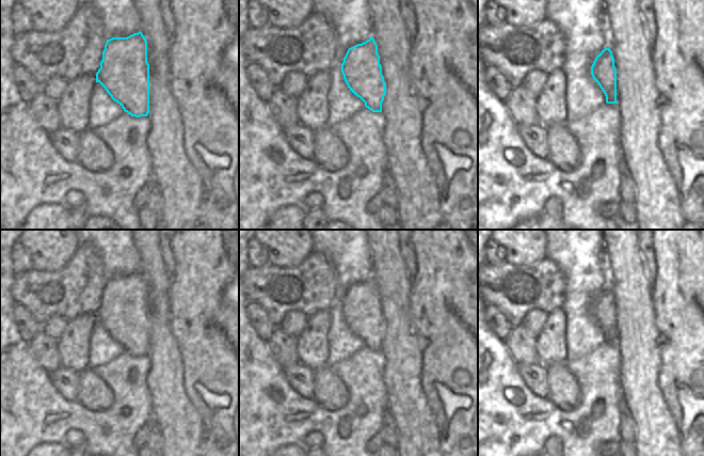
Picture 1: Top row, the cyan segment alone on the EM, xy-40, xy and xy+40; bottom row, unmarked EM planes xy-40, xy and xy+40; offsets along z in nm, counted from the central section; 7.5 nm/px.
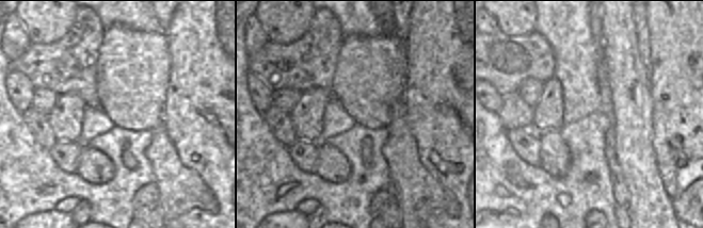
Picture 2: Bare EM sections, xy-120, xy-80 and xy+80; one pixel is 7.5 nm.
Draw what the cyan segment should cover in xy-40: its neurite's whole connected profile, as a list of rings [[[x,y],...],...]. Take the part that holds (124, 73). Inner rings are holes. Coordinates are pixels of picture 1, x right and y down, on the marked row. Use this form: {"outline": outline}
{"outline": [[[141,31],[127,37],[107,40],[100,68],[96,73],[96,82],[99,82],[111,98],[131,116],[148,115],[149,64],[147,62],[147,41]]]}

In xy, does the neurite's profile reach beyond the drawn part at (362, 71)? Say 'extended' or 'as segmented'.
as segmented

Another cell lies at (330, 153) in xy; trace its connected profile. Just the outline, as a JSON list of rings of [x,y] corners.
[[[329,127],[314,131],[314,160],[327,172],[338,172],[348,164],[348,150]]]

